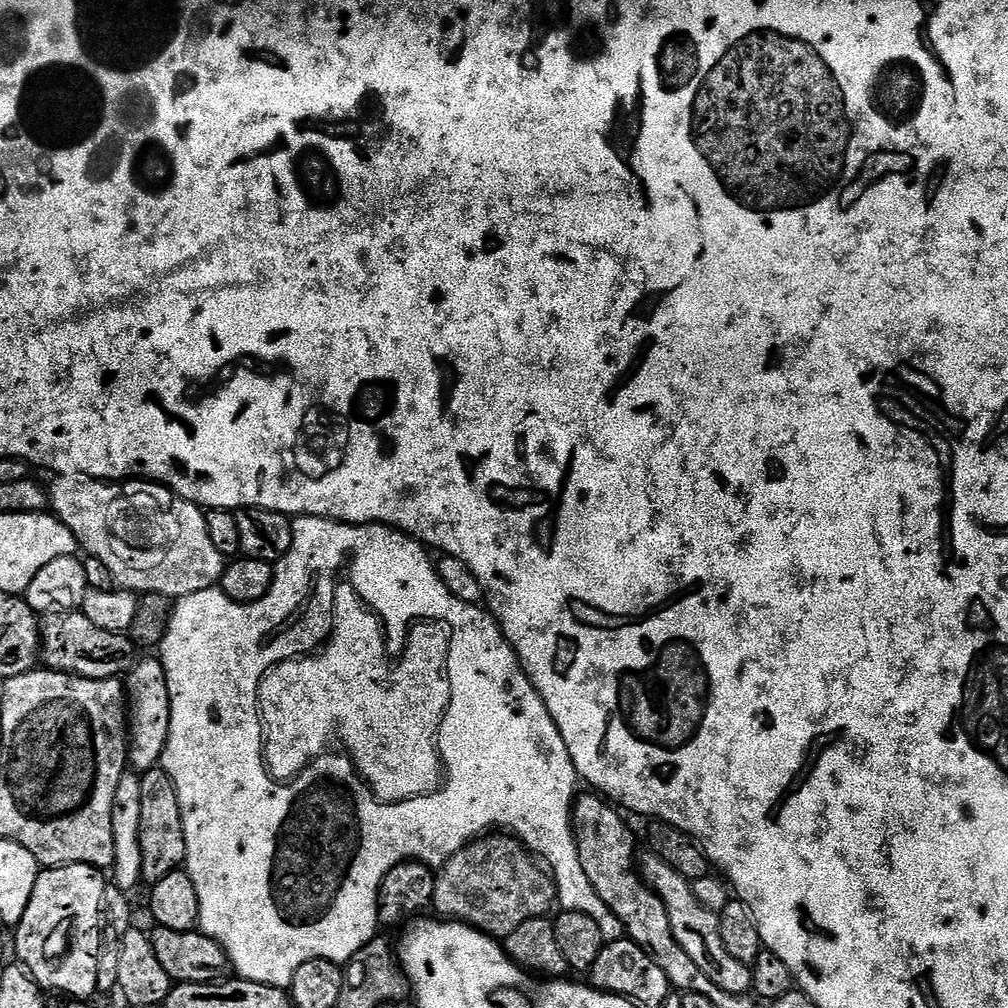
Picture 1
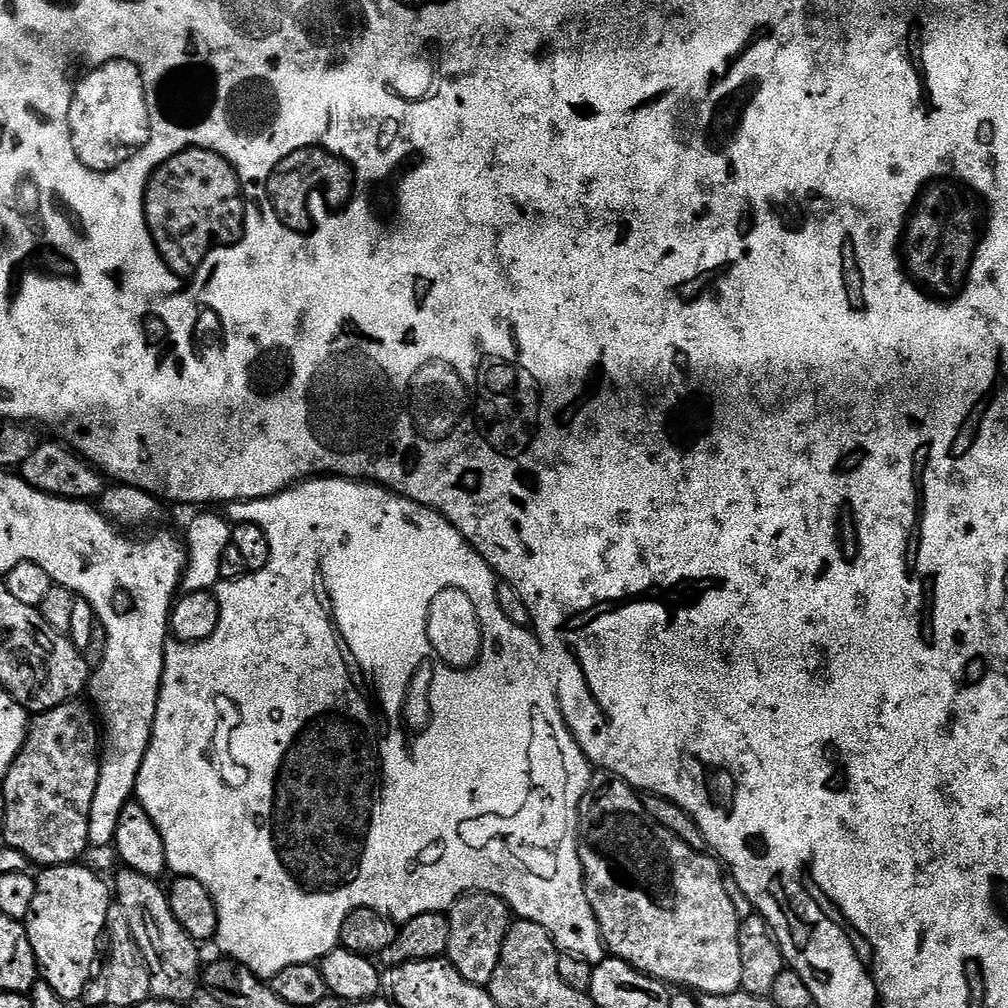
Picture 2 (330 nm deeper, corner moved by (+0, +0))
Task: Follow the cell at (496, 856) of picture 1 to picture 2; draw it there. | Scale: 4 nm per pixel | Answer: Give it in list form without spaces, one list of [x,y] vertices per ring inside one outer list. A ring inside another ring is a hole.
[[[469,892],[460,897],[447,913],[450,922],[450,942],[446,959],[466,978],[466,982],[486,986],[494,978],[502,942],[514,923],[514,913],[507,902],[485,892]]]

